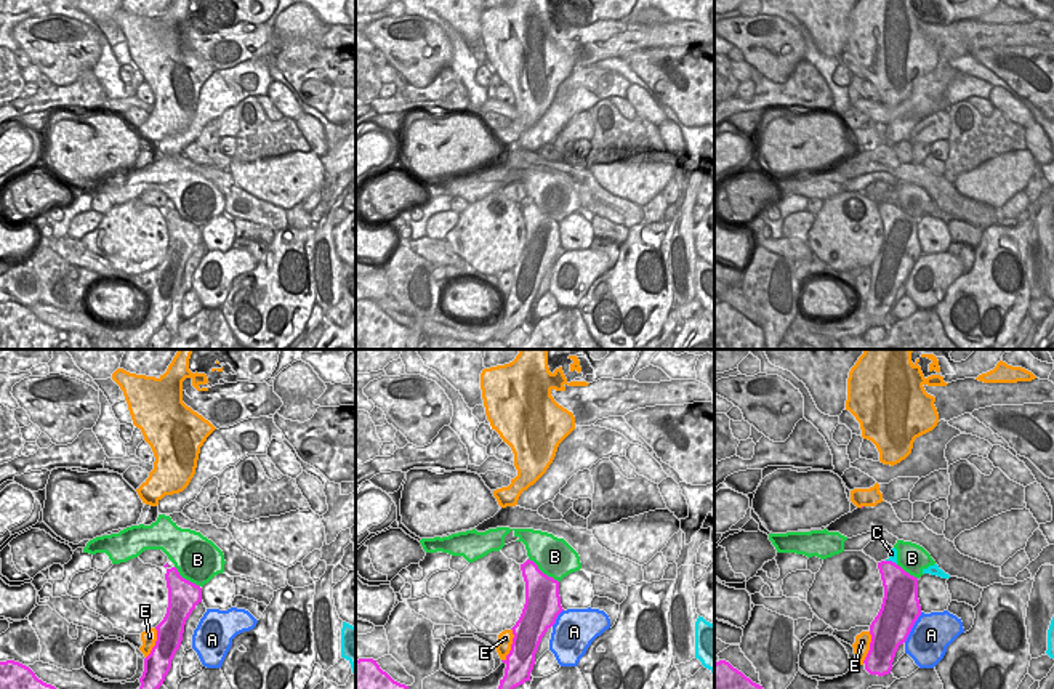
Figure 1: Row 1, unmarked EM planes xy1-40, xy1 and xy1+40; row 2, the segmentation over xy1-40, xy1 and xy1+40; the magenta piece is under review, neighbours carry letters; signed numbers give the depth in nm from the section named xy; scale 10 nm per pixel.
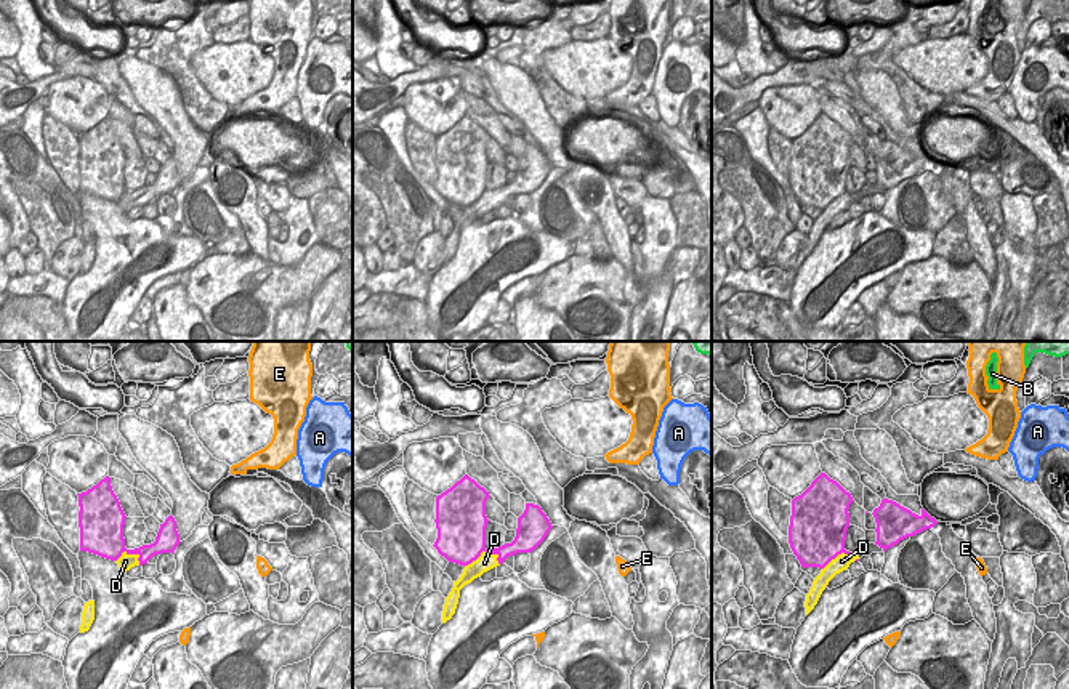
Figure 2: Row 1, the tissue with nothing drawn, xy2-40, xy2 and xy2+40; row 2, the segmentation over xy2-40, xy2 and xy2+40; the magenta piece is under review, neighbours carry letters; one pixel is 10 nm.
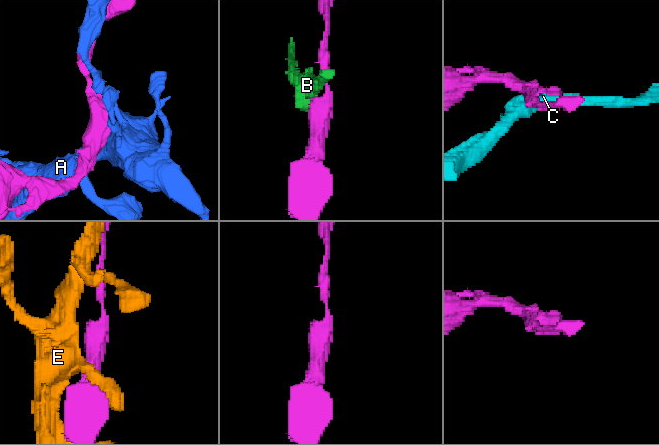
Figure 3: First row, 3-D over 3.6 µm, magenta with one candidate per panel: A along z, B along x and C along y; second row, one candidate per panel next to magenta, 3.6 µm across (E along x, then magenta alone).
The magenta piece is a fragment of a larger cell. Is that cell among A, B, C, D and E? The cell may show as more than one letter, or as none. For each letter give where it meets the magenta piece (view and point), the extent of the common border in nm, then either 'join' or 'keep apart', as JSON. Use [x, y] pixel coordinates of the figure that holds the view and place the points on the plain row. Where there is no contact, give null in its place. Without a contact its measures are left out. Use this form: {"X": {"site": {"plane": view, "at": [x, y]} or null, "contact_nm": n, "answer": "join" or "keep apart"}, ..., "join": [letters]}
{"A": {"site": {"plane": "xy1+40", "at": [912, 268]}, "contact_nm": 360, "answer": "keep apart"}, "B": {"site": {"plane": "xy1", "at": [542, 213]}, "contact_nm": 400, "answer": "keep apart"}, "C": {"site": {"plane": "xy1+40", "at": [891, 202]}, "contact_nm": 120, "answer": "keep apart"}, "D": {"site": {"plane": "xy2", "at": [481, 193]}, "contact_nm": 380, "answer": "join"}, "E": {"site": {"plane": "xy1", "at": [511, 286]}, "contact_nm": 360, "answer": "keep apart"}, "join": ["D"]}

